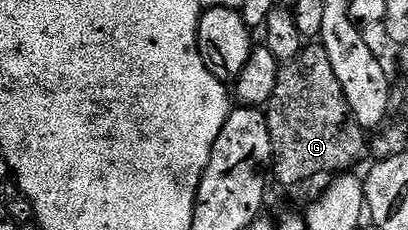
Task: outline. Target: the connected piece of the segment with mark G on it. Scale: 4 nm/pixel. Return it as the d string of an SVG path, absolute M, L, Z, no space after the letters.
M310 43L303 47L295 58L285 62L279 68L276 79L276 91L272 91L272 99L264 109L268 131L272 135L274 156L272 173L278 176L282 185L298 185L301 181L310 181L321 173L338 175L350 171L366 157L367 130L360 127L350 115L348 99L340 87L340 79L336 79L336 71L332 71L332 63L328 60L328 51L320 43Z

